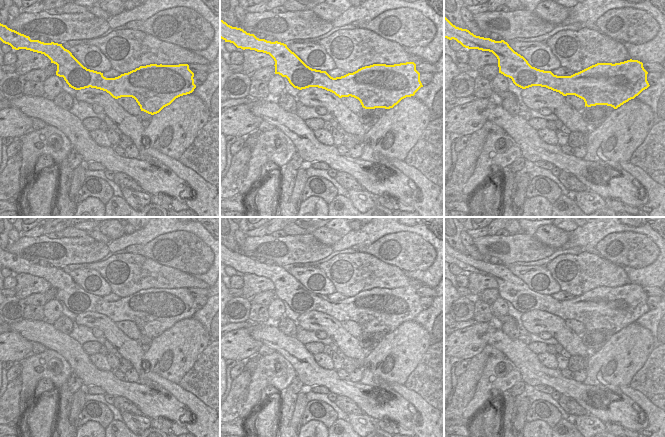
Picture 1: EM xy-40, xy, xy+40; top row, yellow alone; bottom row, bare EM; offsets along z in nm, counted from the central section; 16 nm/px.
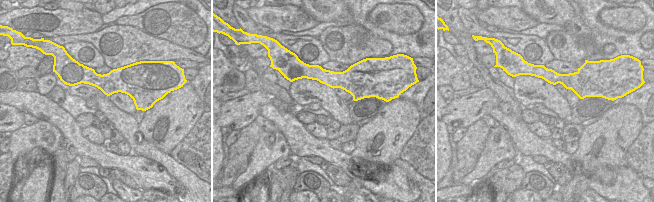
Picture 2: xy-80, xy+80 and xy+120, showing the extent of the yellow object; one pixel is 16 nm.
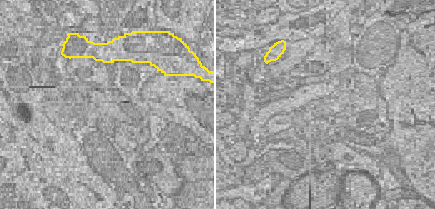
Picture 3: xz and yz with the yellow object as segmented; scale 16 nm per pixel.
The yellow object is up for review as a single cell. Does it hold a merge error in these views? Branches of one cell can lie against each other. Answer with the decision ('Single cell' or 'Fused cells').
Single cell.

